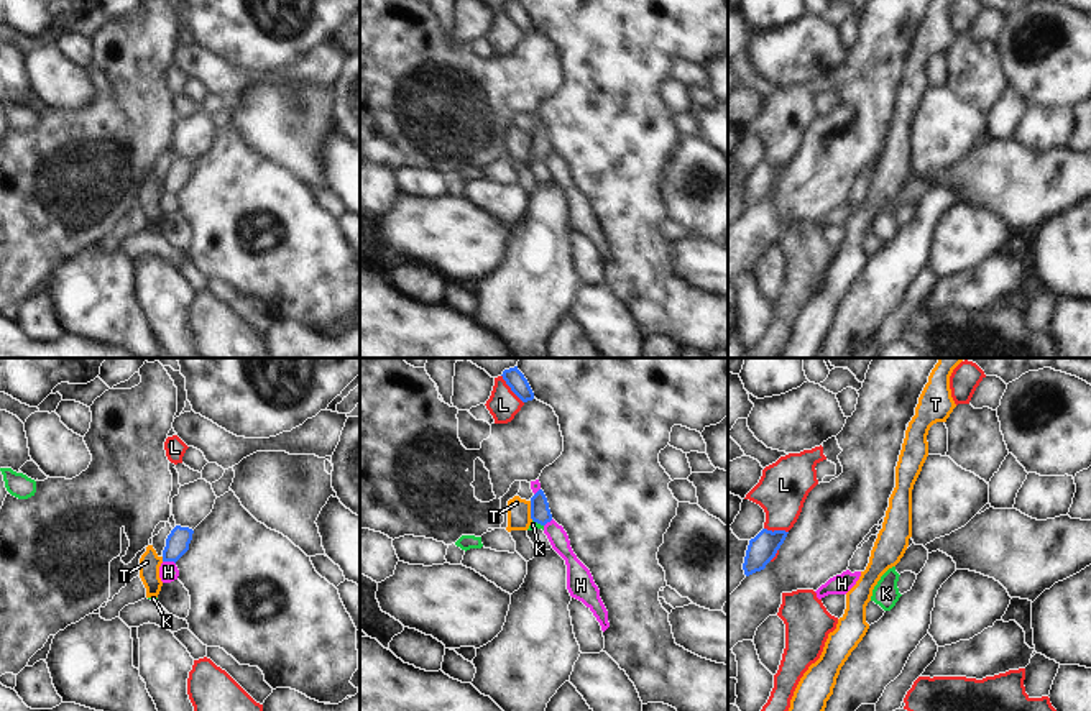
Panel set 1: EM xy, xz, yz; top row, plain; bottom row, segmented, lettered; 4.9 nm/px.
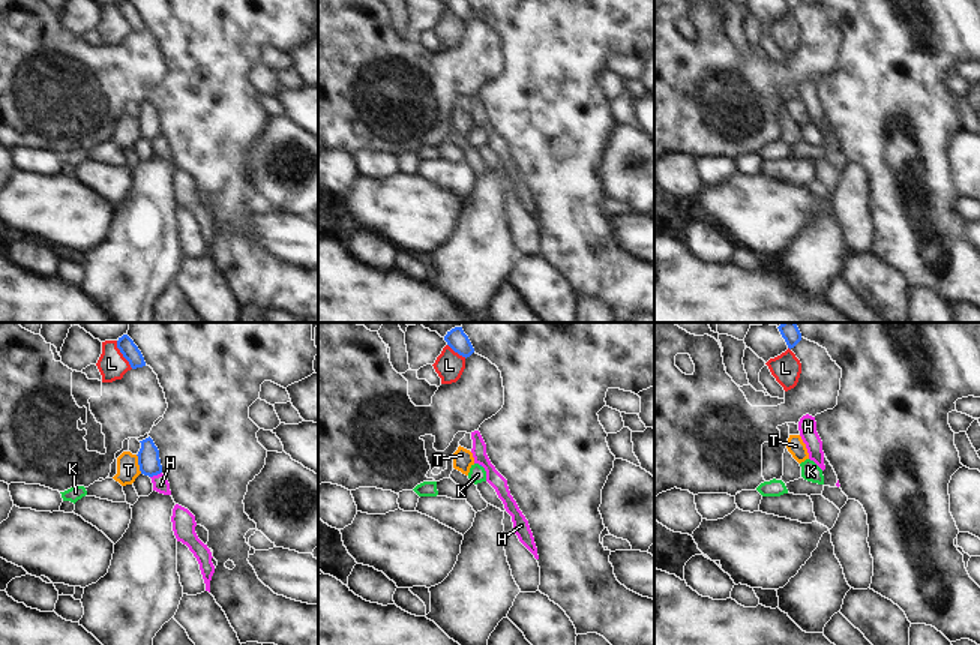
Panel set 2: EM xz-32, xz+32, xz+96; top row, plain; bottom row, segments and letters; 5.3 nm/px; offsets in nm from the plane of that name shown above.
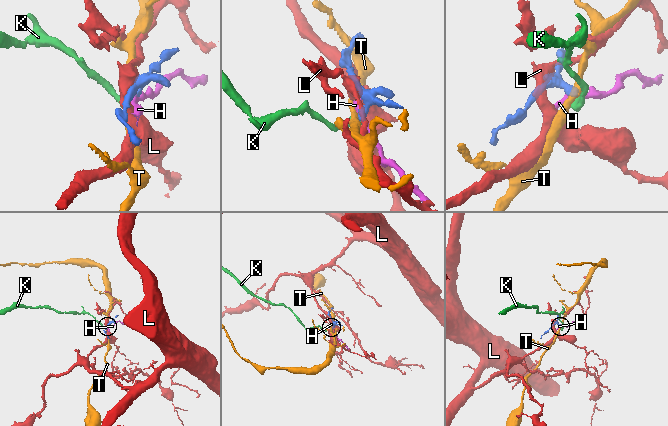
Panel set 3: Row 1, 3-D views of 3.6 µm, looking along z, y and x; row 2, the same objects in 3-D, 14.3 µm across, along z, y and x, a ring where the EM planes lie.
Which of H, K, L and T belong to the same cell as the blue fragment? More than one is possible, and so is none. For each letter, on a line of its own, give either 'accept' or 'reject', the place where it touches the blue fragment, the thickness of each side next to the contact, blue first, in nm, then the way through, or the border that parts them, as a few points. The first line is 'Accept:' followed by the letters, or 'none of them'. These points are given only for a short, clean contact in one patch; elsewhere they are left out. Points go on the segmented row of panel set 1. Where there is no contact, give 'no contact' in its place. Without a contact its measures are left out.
Accept: K
H: reject | xy (170, 560) | 110/100 nm | along xy (163, 560), (174, 564)
K: accept | xz (538, 522) | 100/30 nm | across xz (539, 508), (538, 522), (533, 524)
L: reject | xz (511, 389) | 90/160 nm | along xz (501, 375), (523, 403)
T: reject | xz (531, 511) | 100/110 nm | along xz (529, 501), (529, 516), (533, 519)

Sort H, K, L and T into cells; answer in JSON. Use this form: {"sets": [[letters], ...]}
{"sets": [["H"], ["K"], ["L"], ["T"]]}

